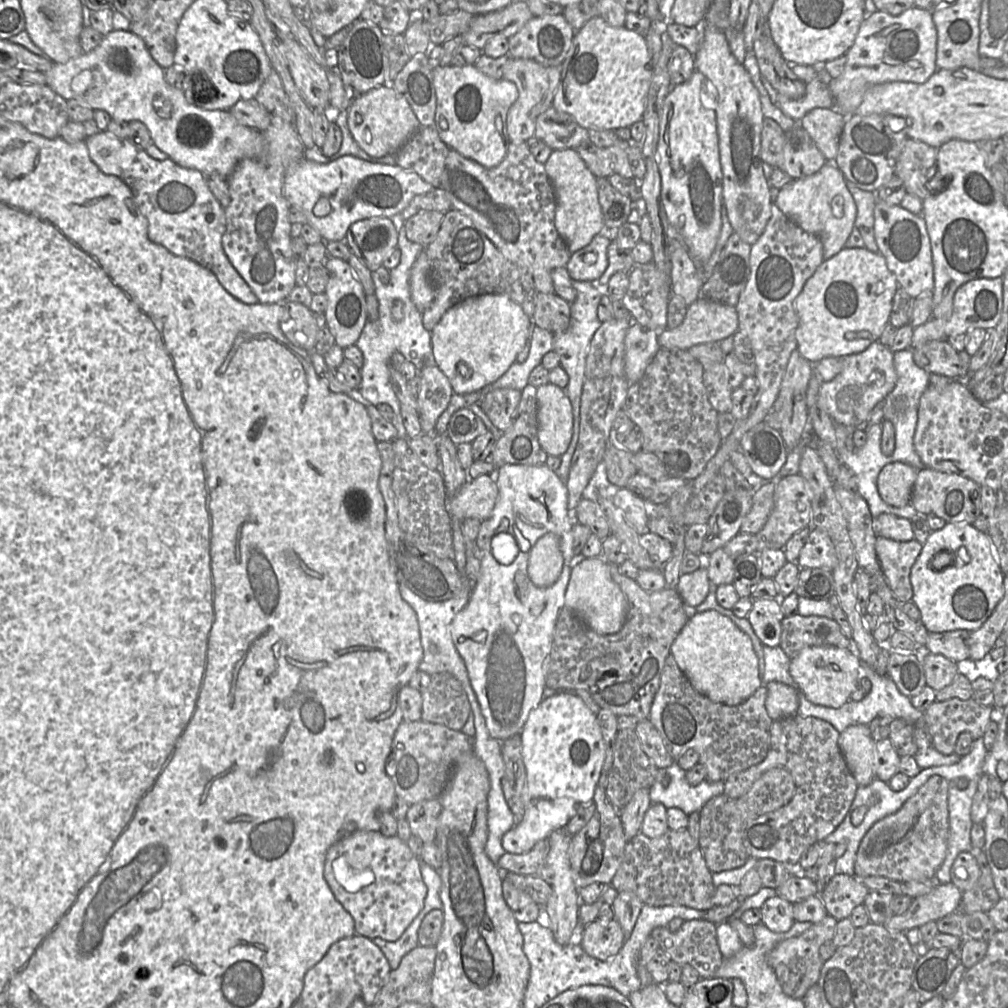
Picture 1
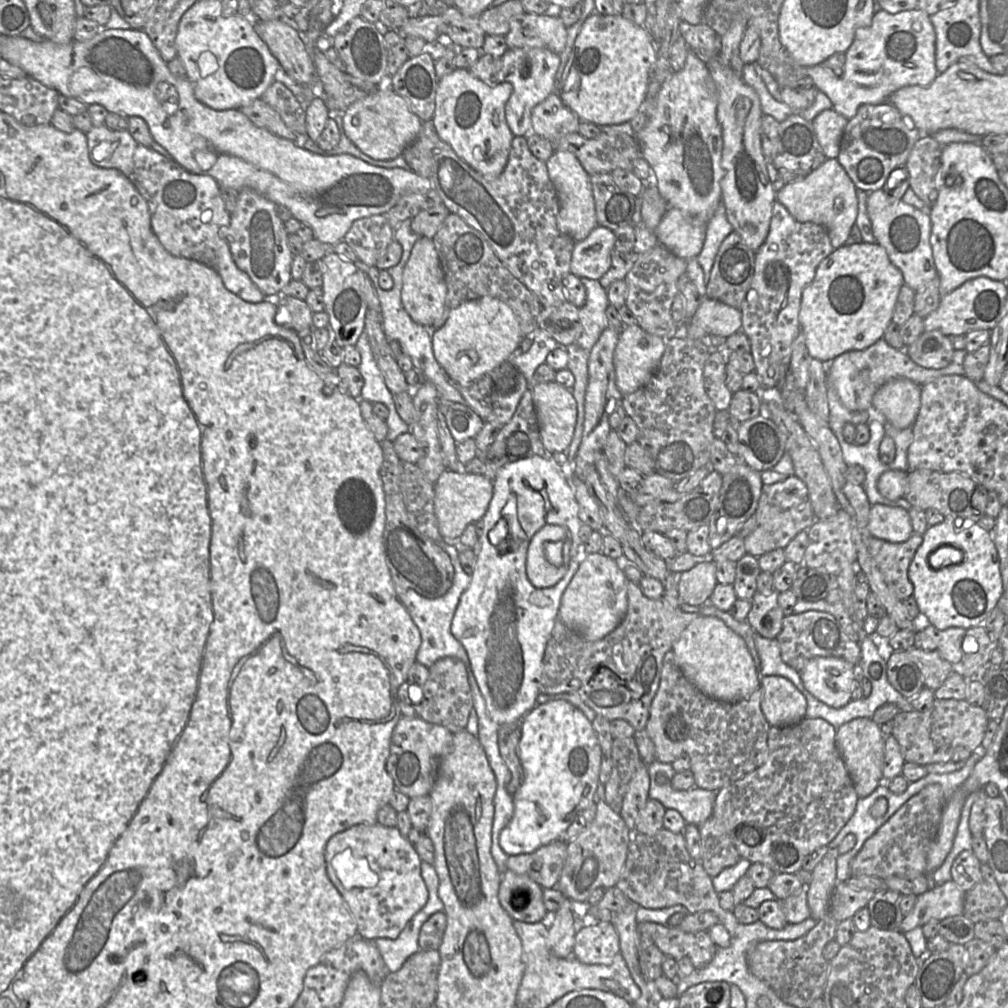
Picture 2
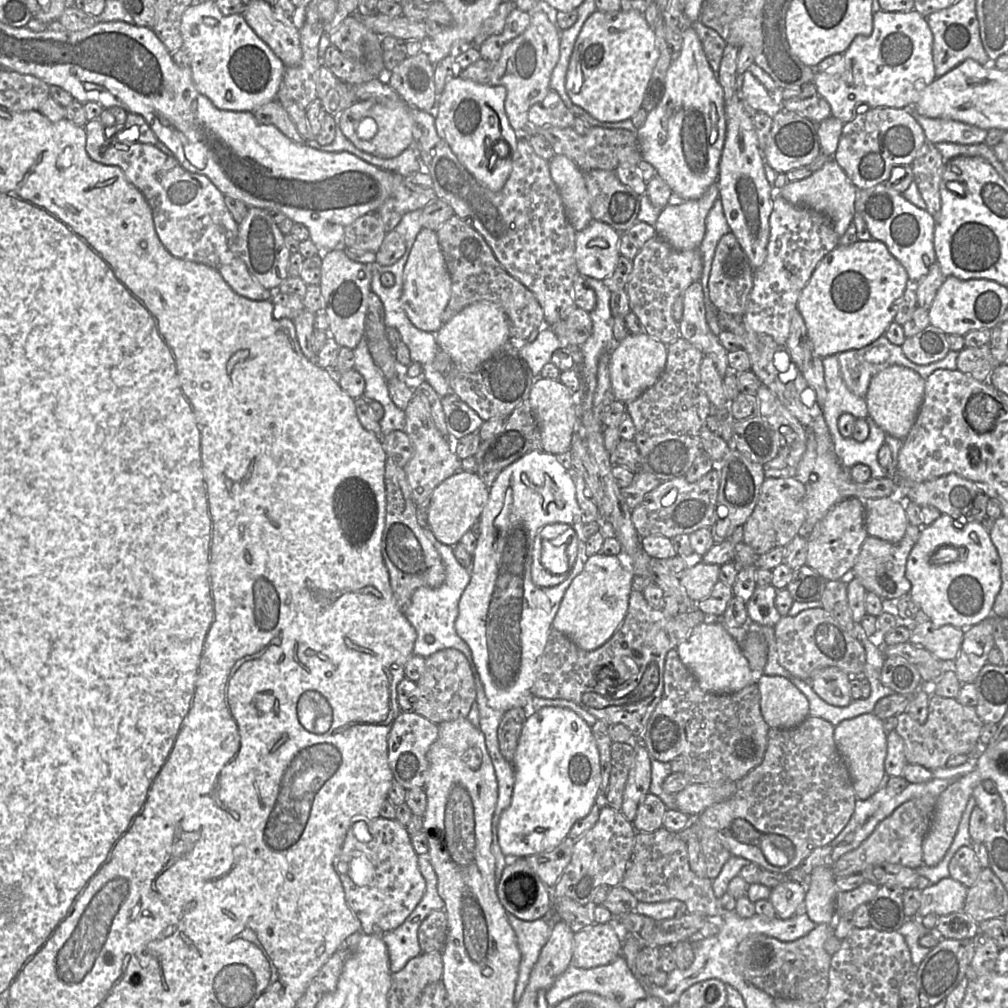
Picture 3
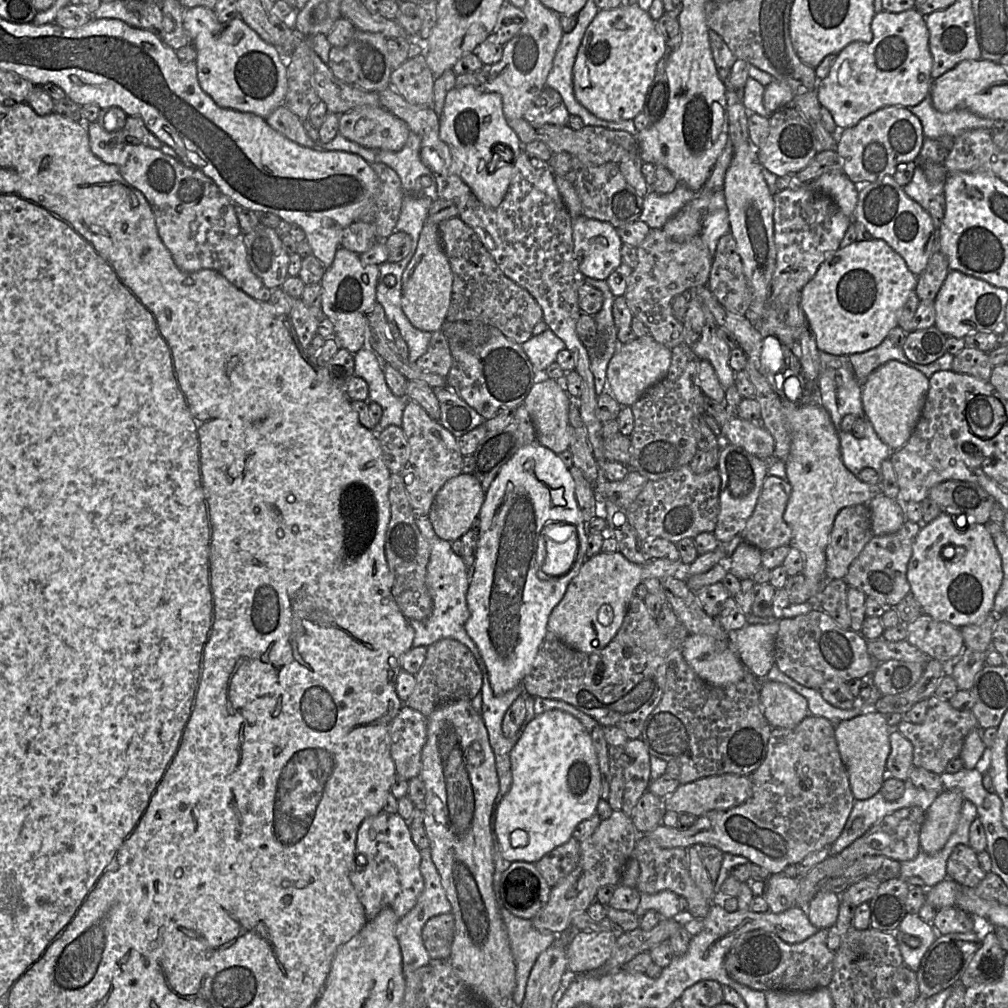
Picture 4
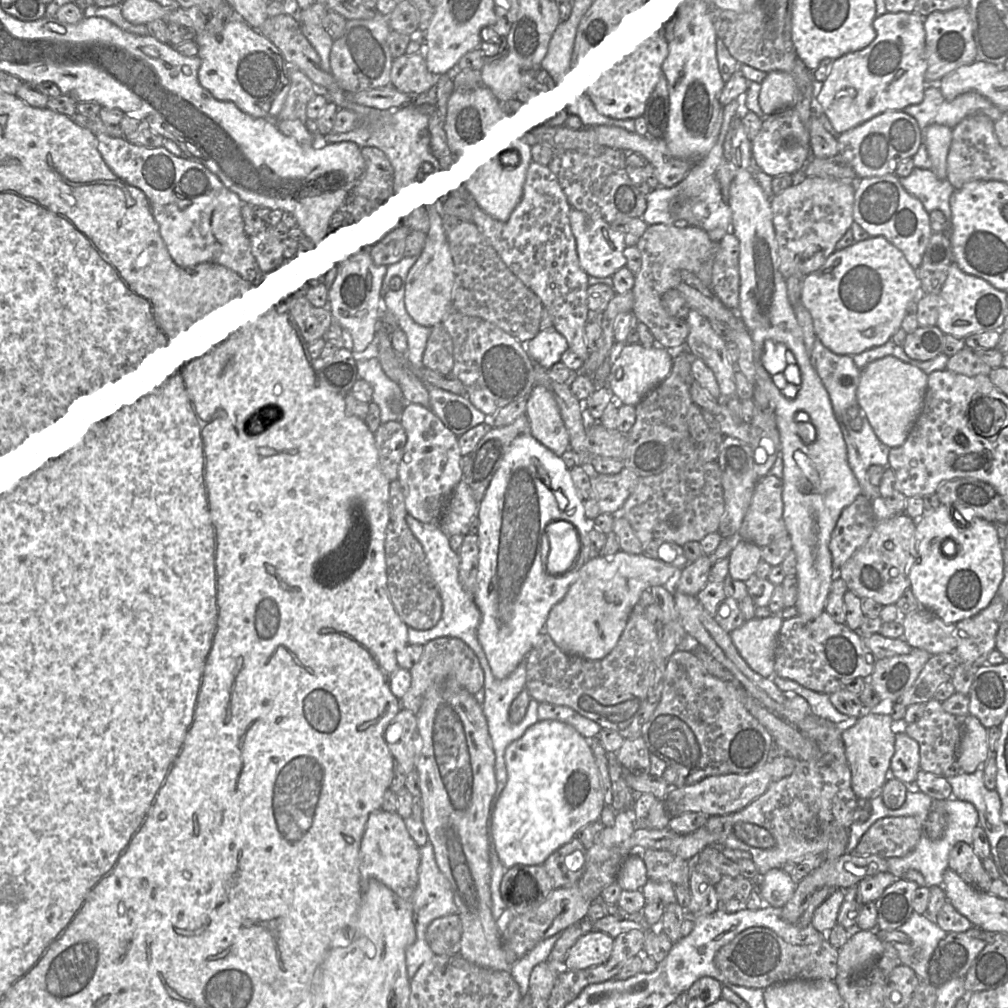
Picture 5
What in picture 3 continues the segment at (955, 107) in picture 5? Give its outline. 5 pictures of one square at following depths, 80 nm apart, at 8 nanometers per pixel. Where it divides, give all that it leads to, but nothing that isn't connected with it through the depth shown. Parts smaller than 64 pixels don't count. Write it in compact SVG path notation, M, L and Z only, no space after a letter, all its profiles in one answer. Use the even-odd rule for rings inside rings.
M910 108L913 117L922 127L926 140L933 144L954 143L960 145L982 144L988 131L962 122L949 119L932 119L918 114Z

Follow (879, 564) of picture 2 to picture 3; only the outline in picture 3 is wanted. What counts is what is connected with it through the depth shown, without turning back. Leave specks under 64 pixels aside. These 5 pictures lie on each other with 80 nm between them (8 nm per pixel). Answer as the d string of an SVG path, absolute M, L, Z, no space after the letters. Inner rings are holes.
M909 523L905 535L896 543L868 536L848 577L856 578L867 592L875 593L882 600L898 600L910 593L911 584L906 578L906 564L911 549L920 536L920 528L922 527Z

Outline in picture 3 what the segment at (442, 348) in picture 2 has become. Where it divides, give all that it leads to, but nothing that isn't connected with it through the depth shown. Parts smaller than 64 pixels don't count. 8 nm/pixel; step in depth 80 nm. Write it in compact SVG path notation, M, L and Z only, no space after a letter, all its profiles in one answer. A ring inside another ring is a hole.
M489 301L471 304L461 310L435 333L438 349L448 354L463 371L474 371L494 351L510 341L508 317L503 309Z

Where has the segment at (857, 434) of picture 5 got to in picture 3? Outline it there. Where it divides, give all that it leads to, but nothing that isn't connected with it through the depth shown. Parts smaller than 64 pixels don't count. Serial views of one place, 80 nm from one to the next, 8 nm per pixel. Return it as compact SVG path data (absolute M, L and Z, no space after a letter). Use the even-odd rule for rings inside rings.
M867 417L869 436L863 442L852 437L845 438L837 433L831 434L834 451L843 467L851 468L856 464L865 464L871 469L871 479L880 479L887 476L887 472L878 462L878 451L887 443L892 452L893 464L897 467L898 454L903 440L886 434L871 418Z

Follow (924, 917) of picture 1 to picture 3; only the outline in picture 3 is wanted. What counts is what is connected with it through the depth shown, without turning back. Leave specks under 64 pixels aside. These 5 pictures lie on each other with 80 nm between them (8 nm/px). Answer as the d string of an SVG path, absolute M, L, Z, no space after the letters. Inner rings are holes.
M951 877L921 891L920 907L914 918L921 919L928 914L944 916L963 911L968 888Z

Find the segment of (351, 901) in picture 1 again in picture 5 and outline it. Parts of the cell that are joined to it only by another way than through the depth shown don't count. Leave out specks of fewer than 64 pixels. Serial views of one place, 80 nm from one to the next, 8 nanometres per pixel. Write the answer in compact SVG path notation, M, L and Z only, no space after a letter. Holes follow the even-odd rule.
M377 810L369 814L360 844L362 890L370 879L376 879L403 899L411 900L419 881L419 847L396 812Z

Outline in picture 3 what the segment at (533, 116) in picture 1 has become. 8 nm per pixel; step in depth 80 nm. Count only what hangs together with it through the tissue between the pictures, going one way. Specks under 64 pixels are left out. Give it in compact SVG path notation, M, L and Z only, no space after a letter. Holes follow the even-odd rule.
M540 5L527 13L530 16L529 26L521 35L503 46L489 79L489 85L506 88L504 108L509 123L516 132L527 127L529 108L541 102L549 92L551 74L560 57L562 31L549 20Z

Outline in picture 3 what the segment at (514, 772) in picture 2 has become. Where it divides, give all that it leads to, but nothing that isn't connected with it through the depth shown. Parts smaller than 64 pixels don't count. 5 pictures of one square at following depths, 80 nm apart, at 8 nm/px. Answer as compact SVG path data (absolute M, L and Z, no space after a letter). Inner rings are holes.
M515 707L504 712L499 723L497 731L499 749L503 757L511 764L526 718L524 708Z

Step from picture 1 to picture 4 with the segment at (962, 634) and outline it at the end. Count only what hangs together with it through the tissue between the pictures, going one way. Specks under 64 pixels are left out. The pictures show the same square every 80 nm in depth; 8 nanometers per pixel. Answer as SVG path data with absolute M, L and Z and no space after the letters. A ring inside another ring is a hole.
M925 613L907 624L906 640L929 659L938 660L947 666L954 662L964 649L960 628L938 621Z

